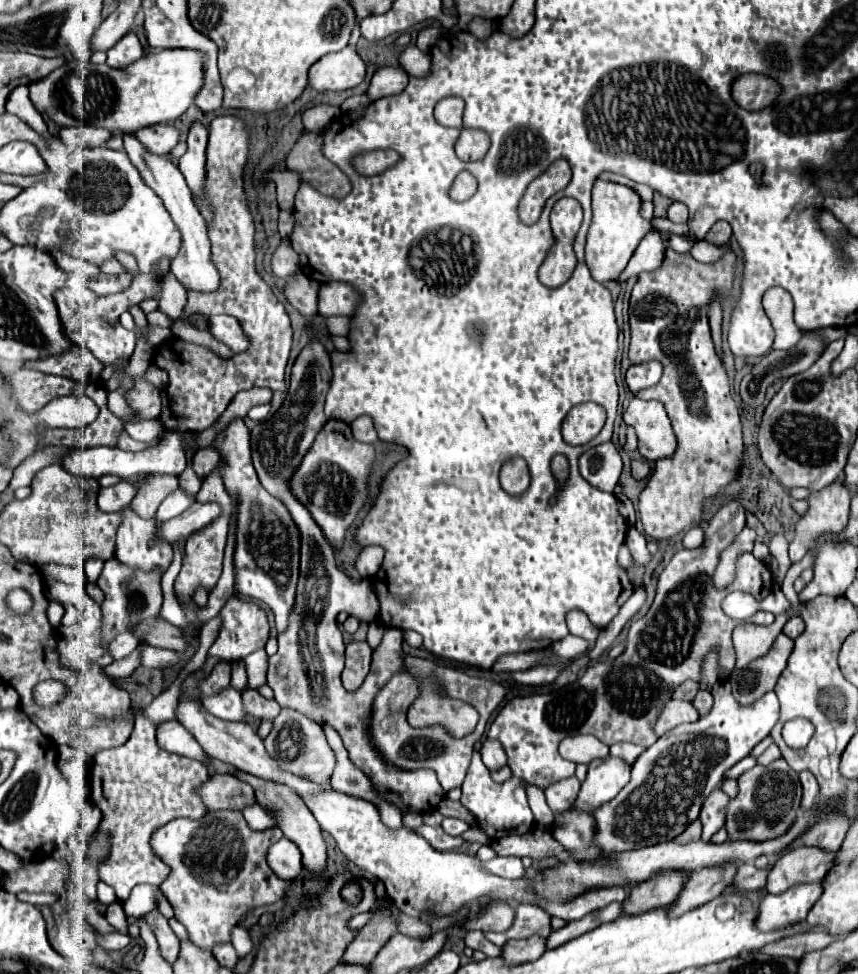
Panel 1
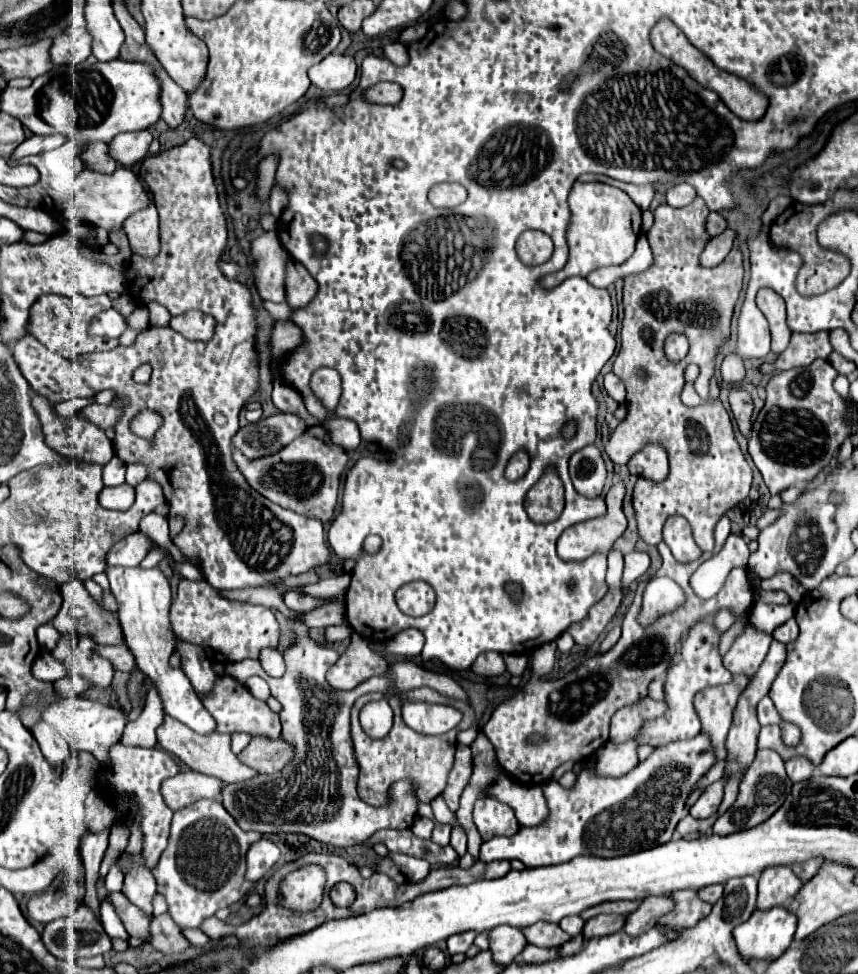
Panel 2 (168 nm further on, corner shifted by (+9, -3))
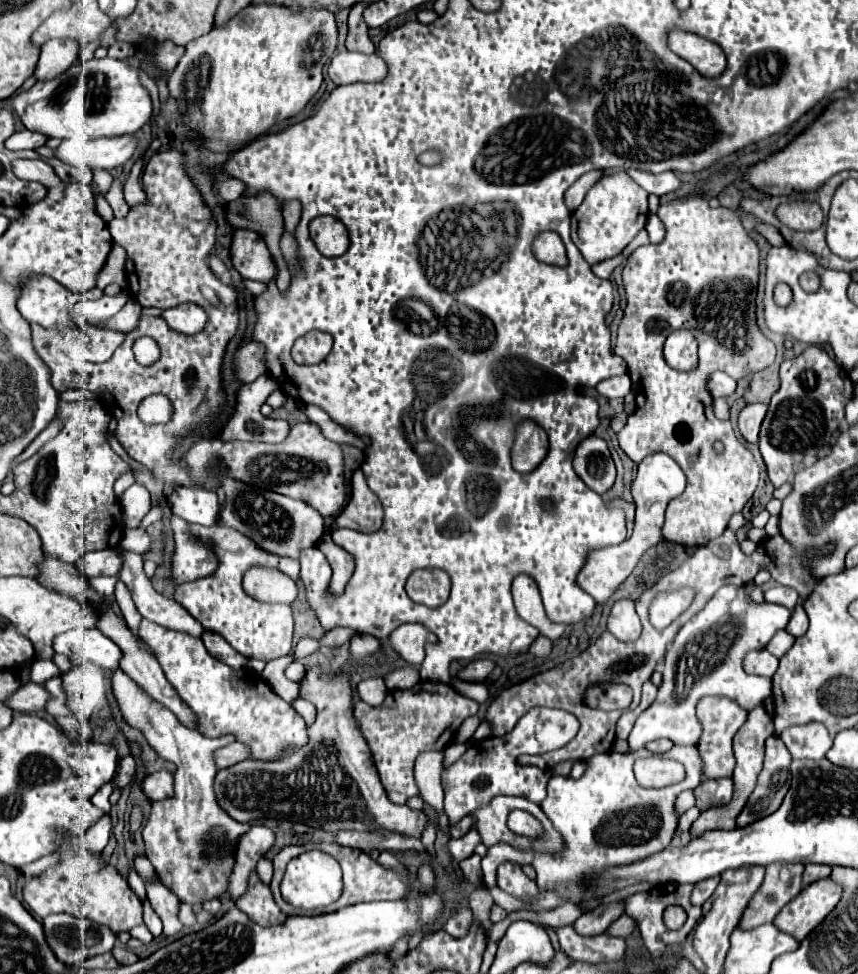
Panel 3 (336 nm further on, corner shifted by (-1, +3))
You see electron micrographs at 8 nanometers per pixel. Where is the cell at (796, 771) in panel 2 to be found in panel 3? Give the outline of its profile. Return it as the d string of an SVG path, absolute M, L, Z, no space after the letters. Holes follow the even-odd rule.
M816 721L792 725L782 731L780 739L786 743L794 759L822 759L832 745L832 735L822 723Z

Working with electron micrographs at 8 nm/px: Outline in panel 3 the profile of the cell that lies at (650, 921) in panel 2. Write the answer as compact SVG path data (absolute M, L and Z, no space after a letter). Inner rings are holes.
M622 915L620 919L616 919L608 929L606 929L606 935L610 937L628 937L636 927L636 921L632 921L632 917L628 915Z

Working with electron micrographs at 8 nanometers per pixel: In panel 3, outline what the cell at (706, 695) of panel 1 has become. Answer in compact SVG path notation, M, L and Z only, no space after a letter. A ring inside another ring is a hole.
M724 585L716 591L716 595L708 601L708 605L694 615L674 637L670 649L666 651L666 665L664 665L664 677L662 677L662 685L658 687L658 697L656 701L638 717L628 743L630 743L630 751L642 749L648 741L654 739L670 739L674 745L696 745L698 737L700 737L700 725L696 719L696 703L700 701L700 697L704 695L720 695L720 697L728 697L732 701L736 701L740 707L744 707L746 711L752 711L754 707L758 707L760 703L764 703L770 697L770 679L766 677L758 677L758 675L748 675L742 667L742 659L746 653L754 651L754 649L764 649L768 645L768 641L772 639L772 635L778 629L784 629L788 619L790 619L790 611L784 609L782 605L774 605L774 603L754 603L744 587L736 587L736 585Z

